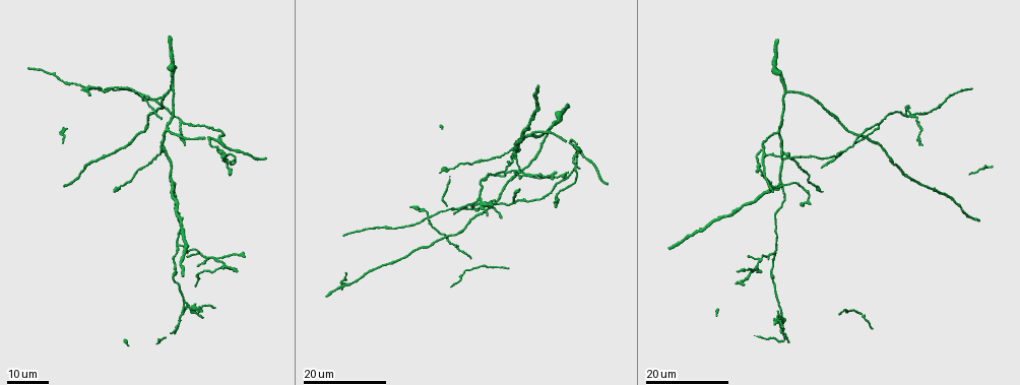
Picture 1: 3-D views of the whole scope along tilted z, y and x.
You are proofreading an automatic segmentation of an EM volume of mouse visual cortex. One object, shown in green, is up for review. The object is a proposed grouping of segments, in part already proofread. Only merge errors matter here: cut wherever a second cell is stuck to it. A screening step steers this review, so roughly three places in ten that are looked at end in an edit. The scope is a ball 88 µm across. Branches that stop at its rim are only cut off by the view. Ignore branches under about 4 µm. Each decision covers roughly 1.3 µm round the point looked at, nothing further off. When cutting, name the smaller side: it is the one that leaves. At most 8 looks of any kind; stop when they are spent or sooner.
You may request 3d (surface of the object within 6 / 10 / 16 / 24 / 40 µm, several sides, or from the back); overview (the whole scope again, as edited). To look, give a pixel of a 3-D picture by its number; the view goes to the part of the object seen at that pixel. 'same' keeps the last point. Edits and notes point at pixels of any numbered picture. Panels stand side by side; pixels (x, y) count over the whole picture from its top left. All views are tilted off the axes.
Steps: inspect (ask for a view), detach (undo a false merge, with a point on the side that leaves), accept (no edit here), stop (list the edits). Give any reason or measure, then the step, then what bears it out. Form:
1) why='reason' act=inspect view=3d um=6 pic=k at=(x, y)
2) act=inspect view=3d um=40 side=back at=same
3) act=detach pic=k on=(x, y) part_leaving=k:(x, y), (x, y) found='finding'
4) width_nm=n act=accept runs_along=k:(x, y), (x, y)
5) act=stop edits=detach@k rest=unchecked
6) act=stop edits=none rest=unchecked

why='arms part here' act=inspect view=3d um=16 pic=1 at=(496, 174)

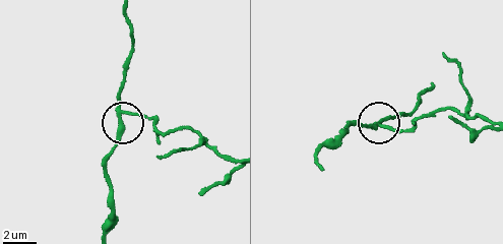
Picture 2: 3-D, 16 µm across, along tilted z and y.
act=inspect view=3d um=6 pic=2 at=(122, 115)

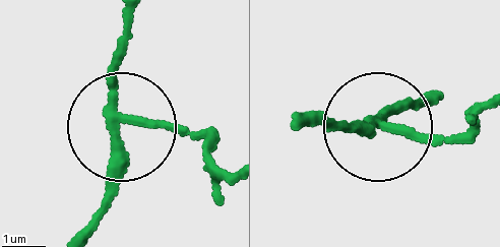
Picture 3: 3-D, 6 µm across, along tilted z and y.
width_nm=190 act=detach pic=3 on=(186, 133) part_leaving=3:(130, 114), (204, 137), (232, 171) found='a second cell is stuck on'

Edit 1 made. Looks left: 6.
why='redraw' act=inspect view=overview

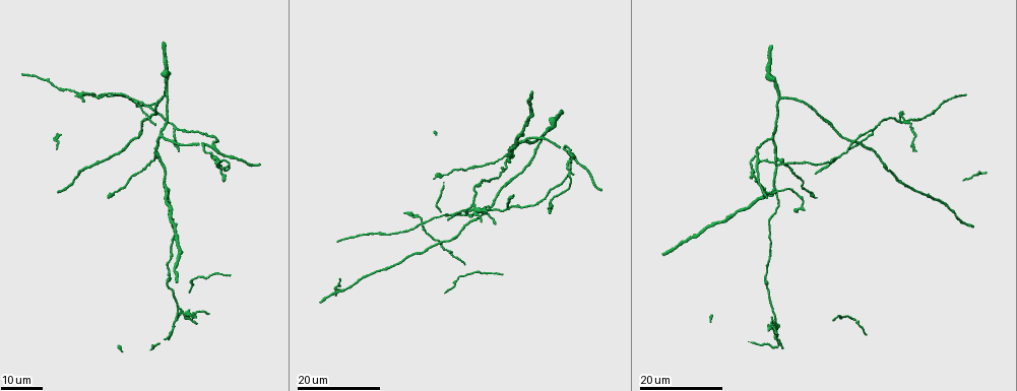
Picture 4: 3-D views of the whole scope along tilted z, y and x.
why='three arms meet' act=inspect view=3d um=24 pic=4 at=(776, 324)

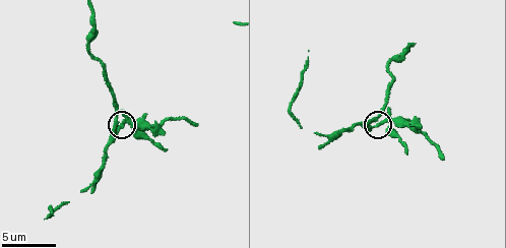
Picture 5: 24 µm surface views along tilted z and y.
act=inspect view=3d um=6 pic=5 at=(378, 123)

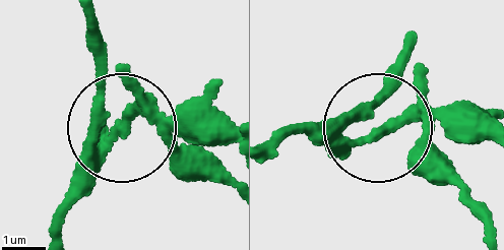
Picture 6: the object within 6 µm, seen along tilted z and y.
act=inspect view=3d um=6 side=back pic=6 at=(382, 132)

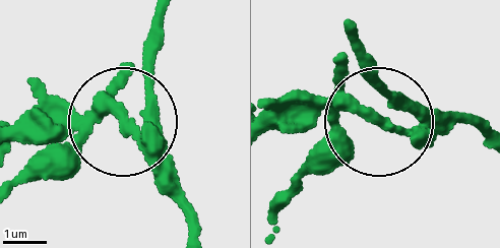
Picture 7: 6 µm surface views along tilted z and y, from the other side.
arms=3 act=detach pic=7 on=(115, 111) part_leaving=7:(148, 146), (108, 113), (13, 129) found='two cells meet here'

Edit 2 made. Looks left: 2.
act=stop edits=detach@3,detach@7 rest=unchecked

